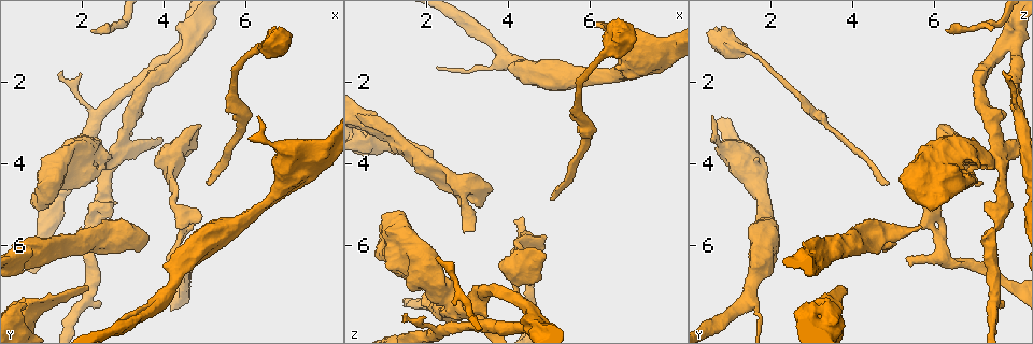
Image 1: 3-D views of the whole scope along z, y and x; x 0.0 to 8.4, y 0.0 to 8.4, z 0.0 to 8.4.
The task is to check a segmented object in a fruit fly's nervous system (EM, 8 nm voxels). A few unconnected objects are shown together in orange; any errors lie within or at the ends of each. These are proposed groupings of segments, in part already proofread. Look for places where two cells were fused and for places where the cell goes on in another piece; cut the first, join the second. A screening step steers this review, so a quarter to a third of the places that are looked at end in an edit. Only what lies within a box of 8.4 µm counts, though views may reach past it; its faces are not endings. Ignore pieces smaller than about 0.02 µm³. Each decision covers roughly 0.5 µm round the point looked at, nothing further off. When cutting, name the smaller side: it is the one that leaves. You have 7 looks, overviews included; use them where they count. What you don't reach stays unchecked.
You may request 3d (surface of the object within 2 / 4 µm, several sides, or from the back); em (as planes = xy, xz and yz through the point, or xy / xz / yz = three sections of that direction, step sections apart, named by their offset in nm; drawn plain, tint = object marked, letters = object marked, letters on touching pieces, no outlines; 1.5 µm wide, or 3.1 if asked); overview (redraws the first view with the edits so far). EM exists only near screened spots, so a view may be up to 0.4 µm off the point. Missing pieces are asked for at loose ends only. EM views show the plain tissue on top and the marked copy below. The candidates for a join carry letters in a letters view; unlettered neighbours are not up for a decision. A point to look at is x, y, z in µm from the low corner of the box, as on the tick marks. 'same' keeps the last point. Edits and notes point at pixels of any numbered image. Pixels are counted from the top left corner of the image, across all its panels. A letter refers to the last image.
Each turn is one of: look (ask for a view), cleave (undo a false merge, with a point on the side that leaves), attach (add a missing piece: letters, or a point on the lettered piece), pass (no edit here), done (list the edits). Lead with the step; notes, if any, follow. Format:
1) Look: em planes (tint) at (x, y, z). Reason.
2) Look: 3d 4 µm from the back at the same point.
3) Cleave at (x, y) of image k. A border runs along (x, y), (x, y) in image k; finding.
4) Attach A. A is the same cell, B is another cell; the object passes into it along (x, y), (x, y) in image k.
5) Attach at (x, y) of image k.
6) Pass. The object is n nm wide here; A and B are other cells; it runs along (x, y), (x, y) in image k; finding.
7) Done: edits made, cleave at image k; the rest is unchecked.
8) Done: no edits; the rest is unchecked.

Look: em yz step 8 (tint) at (4.85, 3.05, 6.25). An open end.

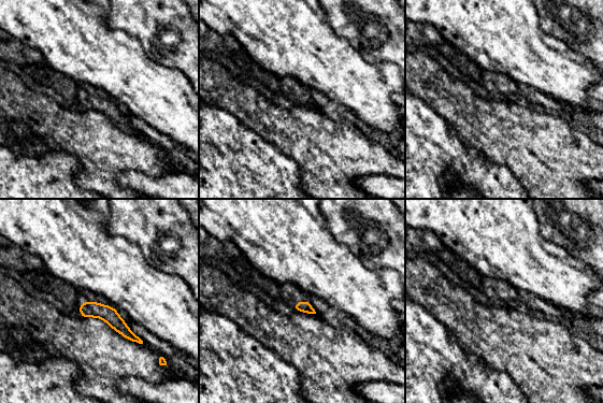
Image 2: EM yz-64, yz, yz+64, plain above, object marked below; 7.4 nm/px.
Look: em yz step 8 (letters) at the same point. What lies round it.

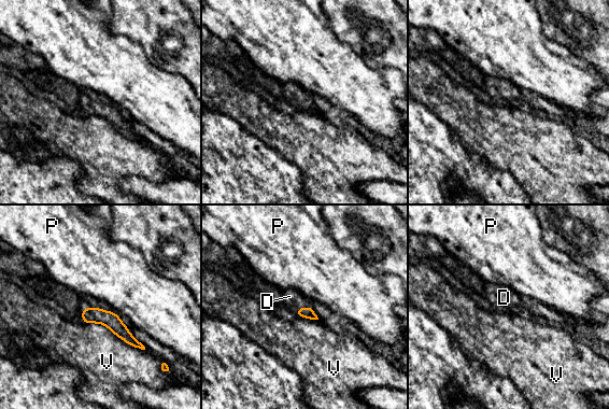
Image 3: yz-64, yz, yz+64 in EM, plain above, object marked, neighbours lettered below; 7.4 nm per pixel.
Attach D. The longest contact is with V, 500 nm; D is the same cell, P and V are other cells; the cell continues.

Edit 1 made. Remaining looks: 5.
Look: overview.

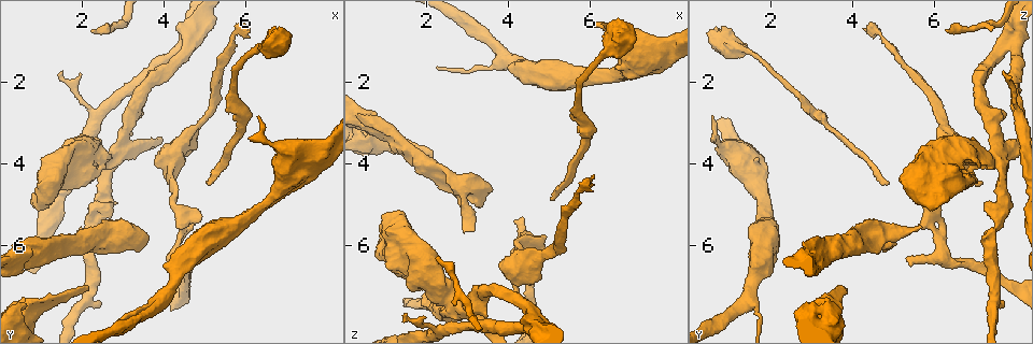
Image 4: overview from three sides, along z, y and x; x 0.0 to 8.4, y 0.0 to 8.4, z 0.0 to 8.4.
Look: em xy step 4 (tint) at (2.60, 3.90, 7.40). Sharp bend.

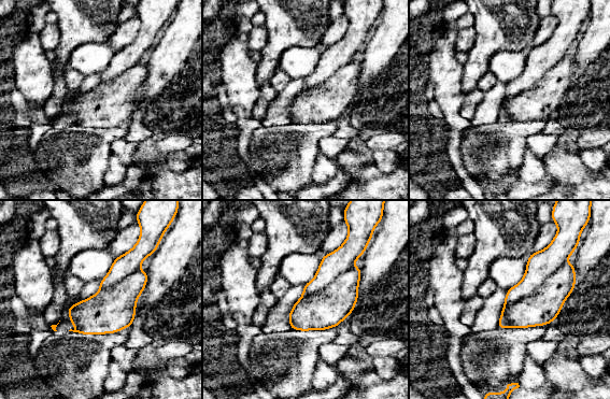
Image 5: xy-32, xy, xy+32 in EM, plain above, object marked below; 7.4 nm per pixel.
Look: em planes (tint) at the same point.

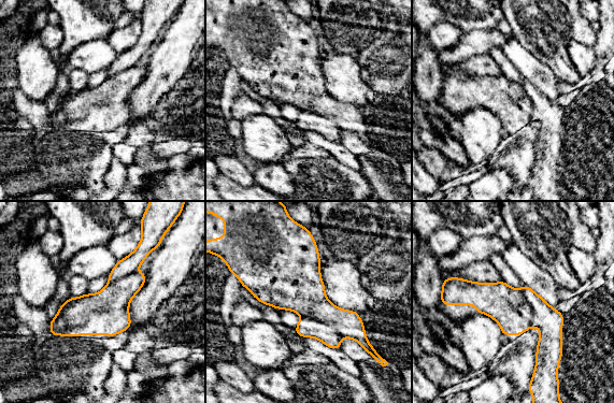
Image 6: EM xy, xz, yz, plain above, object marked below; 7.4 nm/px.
Look: em planes (letters) at the same point.

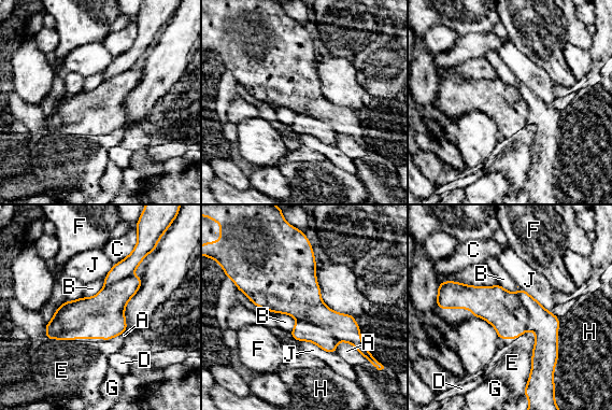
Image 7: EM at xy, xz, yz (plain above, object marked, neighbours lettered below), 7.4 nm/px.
Cleave at (302, 330) of image 7. The longest contact is with E, 380 nm; A, B, C, D, E, F, G, H and J are other cells; the part that leaves runs along (521, 292), (542, 323), (534, 367) in image 7; a second cell is stuck on.

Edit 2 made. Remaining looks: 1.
Look: em planes (letters) at (3.15, 5.45, 5.65). Branch stops here.

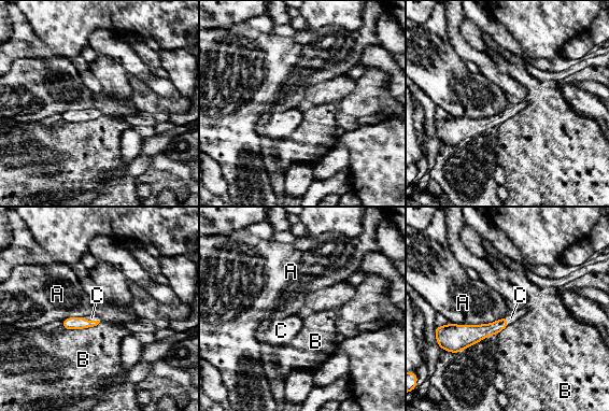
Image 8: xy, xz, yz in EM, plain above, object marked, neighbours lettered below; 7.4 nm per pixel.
Attach C. The longest contact is with A, 420 nm; C is the same cell, A and B are other cells; the object passes into it along (71, 323), (91, 321), (91, 317) in image 8; the cell continues.

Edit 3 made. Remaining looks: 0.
Done: edits made, attach at image 3, cleave at image 7, attach at image 8; the rest is unchecked.

